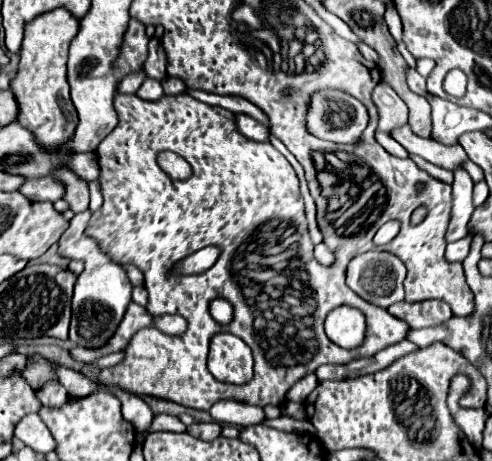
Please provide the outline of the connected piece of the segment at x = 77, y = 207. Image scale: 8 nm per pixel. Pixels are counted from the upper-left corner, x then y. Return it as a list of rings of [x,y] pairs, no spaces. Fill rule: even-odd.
[[[66,166],[58,168],[54,172],[54,176],[66,184],[66,194],[64,200],[70,204],[72,212],[84,212],[88,210],[88,182],[80,180],[78,176],[74,176]]]

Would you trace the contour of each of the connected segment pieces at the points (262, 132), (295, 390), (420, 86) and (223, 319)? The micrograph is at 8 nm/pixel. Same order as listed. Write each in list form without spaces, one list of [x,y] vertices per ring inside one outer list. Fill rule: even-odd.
[[[238,114],[236,120],[238,120],[238,126],[240,126],[240,132],[242,132],[246,138],[250,138],[250,140],[254,140],[254,142],[270,142],[270,132],[268,132],[268,128],[262,126],[260,122],[256,122],[254,118],[250,118],[250,116],[246,116],[246,114]]]
[[[314,374],[304,376],[302,380],[298,380],[298,382],[292,386],[292,390],[288,392],[288,400],[302,404],[302,402],[308,398],[308,394],[316,388],[316,384],[318,384],[318,380],[316,380]]]
[[[408,70],[408,86],[410,86],[410,90],[414,90],[416,94],[422,94],[422,96],[426,96],[428,94],[428,90],[426,90],[426,80],[416,72],[416,70]]]
[[[216,298],[216,300],[210,304],[210,314],[212,314],[212,318],[214,318],[216,322],[228,324],[228,322],[232,320],[232,306],[230,306],[226,300]]]

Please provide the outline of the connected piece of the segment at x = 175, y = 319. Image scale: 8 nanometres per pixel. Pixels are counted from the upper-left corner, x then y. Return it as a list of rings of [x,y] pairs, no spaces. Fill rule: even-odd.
[[[162,316],[160,318],[160,330],[166,334],[184,334],[184,330],[188,328],[188,322],[182,316]]]

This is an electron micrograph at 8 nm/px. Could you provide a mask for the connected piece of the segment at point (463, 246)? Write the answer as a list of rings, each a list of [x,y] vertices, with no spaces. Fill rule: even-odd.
[[[468,234],[466,238],[462,238],[458,242],[450,242],[446,248],[446,260],[448,262],[463,262],[464,258],[468,256],[472,238],[474,238],[474,234]]]

